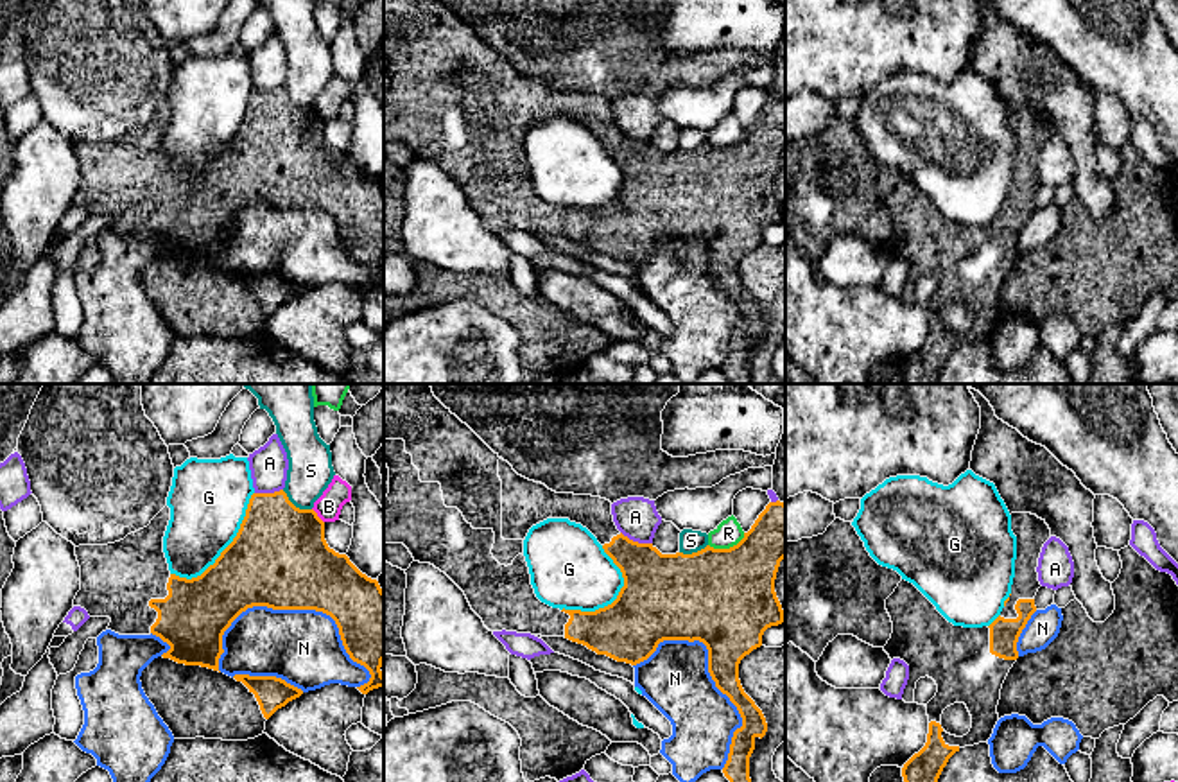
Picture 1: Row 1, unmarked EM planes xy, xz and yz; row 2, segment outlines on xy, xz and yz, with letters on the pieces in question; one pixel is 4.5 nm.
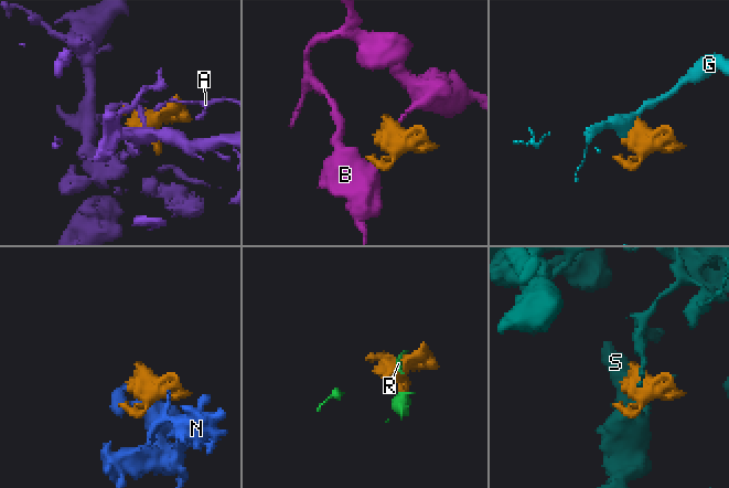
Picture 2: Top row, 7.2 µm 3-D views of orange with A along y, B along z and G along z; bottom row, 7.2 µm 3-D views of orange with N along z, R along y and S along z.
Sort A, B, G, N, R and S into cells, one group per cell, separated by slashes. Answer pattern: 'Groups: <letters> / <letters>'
Groups: A / B / G / N / R / S

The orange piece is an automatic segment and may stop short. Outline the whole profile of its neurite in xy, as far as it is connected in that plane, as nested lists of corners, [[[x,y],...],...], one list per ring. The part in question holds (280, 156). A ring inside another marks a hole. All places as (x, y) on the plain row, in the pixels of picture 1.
[[[283,88],[274,91],[253,91],[246,115],[233,140],[221,151],[213,163],[201,174],[186,178],[172,172],[163,151],[163,135],[170,118],[170,106],[165,104],[147,126],[127,133],[124,138],[108,143],[79,143],[75,154],[81,165],[81,188],[74,204],[81,204],[90,215],[109,215],[108,228],[118,233],[156,233],[170,244],[163,256],[185,264],[201,264],[219,269],[219,256],[224,251],[222,233],[231,221],[247,206],[267,204],[273,208],[316,208],[330,213],[350,256],[364,264],[371,276],[357,285],[362,292],[384,285],[380,269],[384,260],[384,188],[377,178],[362,172],[346,152],[328,145],[325,120],[314,108],[296,106]]]

